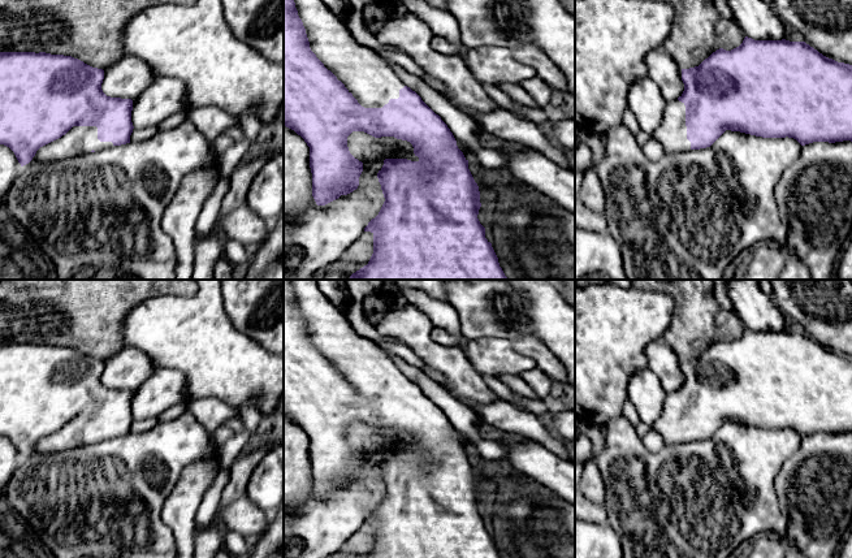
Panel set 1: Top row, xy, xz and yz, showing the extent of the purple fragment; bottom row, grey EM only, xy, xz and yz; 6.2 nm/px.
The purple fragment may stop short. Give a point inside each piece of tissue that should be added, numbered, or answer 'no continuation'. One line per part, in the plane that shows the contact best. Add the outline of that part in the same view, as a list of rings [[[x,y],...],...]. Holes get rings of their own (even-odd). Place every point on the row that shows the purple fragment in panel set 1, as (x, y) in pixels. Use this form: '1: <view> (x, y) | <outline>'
1: xz (372, 82) | [[[294,0],[311,51],[364,108],[382,108],[406,85],[371,48],[359,44],[323,0]]]

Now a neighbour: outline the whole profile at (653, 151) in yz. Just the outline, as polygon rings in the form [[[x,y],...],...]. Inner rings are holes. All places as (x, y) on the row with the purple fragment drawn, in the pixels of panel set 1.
[[[650,137],[648,142],[641,146],[641,150],[645,157],[652,163],[658,161],[663,155],[663,148],[661,143],[653,137]]]

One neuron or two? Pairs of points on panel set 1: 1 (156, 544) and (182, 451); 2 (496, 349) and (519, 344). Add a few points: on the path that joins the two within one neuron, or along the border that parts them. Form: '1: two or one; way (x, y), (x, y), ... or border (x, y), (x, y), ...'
1: one; way (152, 520), (152, 481), (159, 475)
2: two; border (511, 342), (532, 363)

